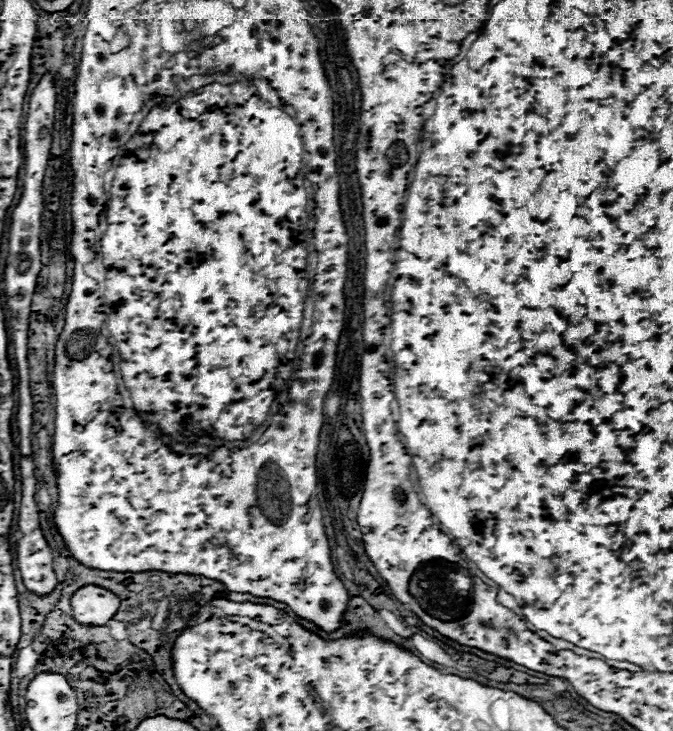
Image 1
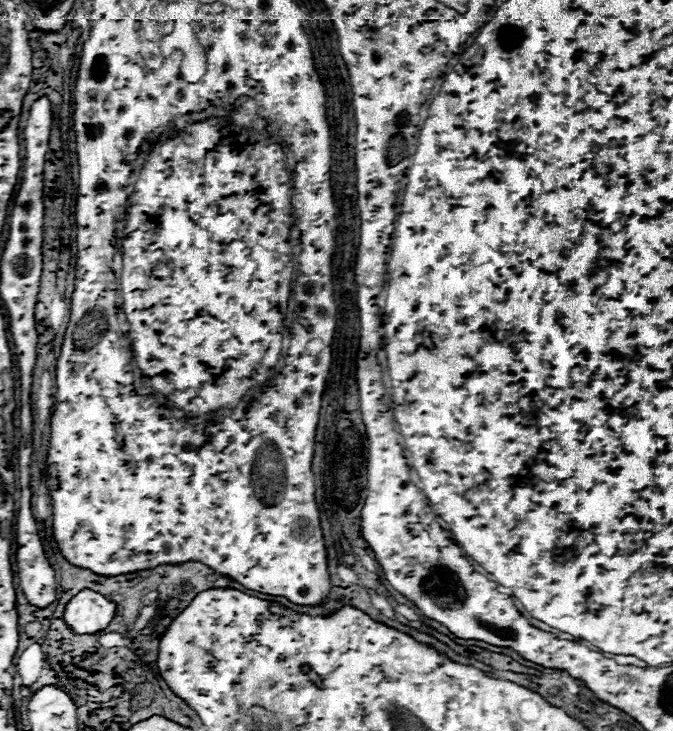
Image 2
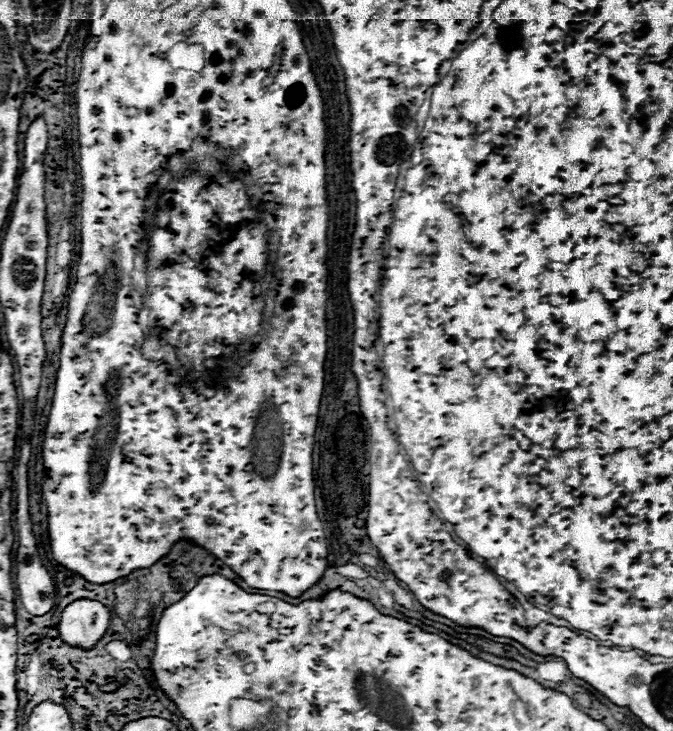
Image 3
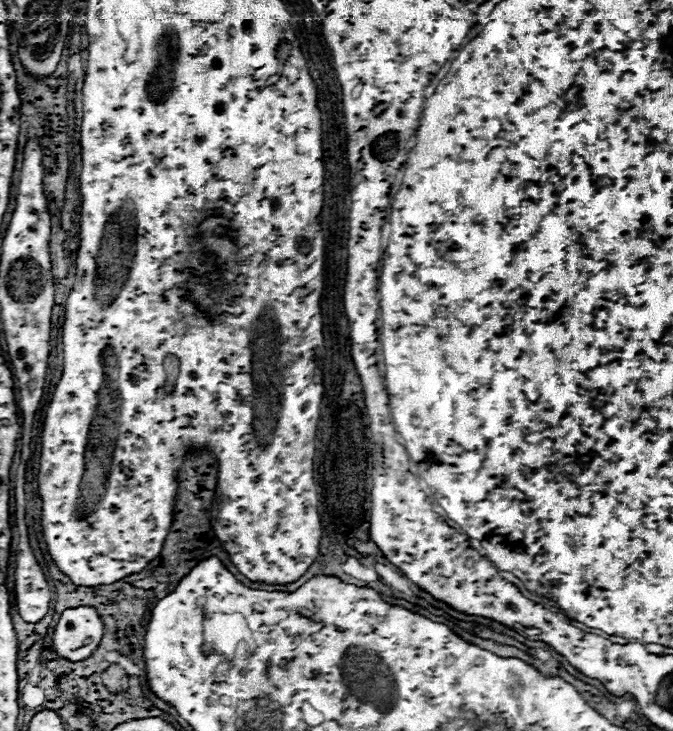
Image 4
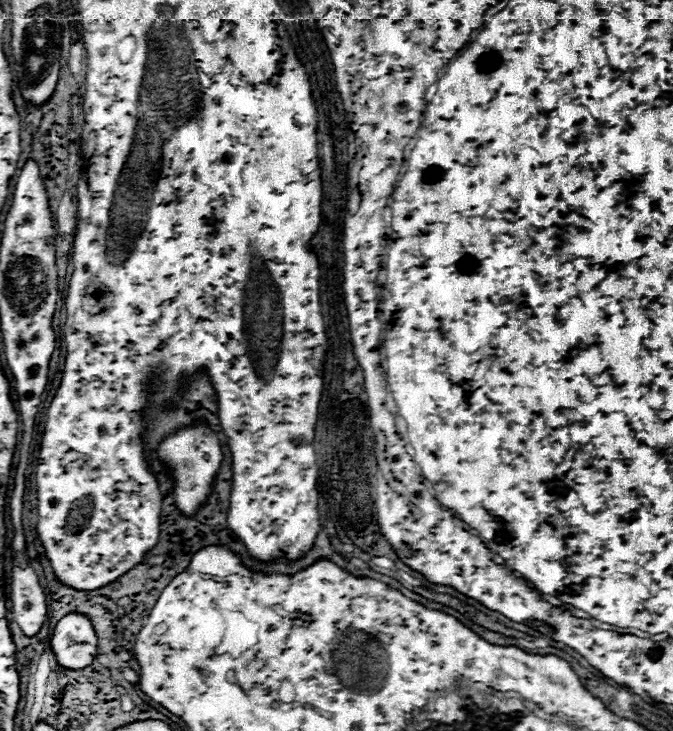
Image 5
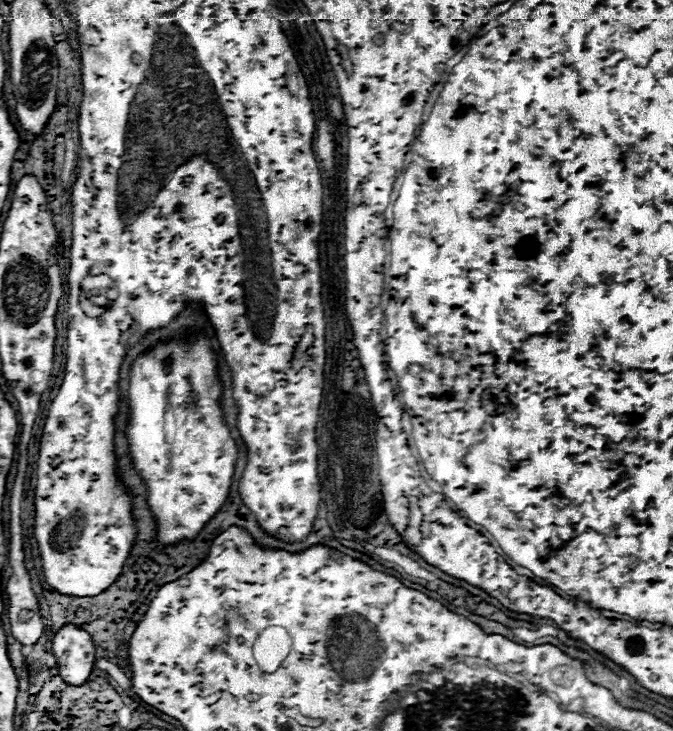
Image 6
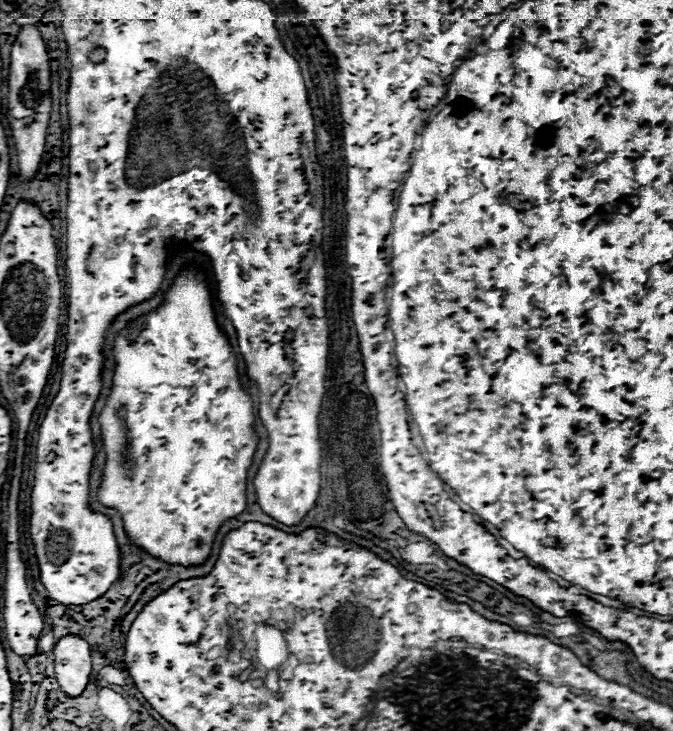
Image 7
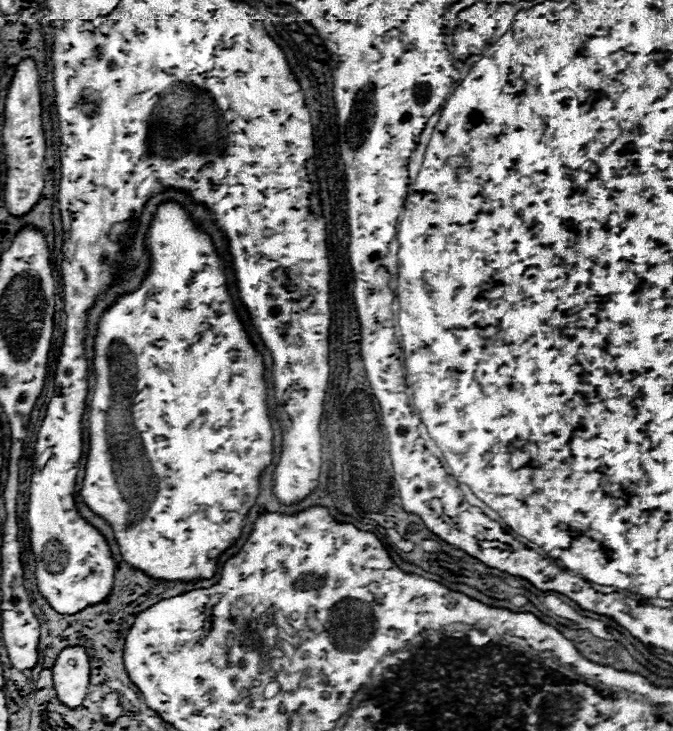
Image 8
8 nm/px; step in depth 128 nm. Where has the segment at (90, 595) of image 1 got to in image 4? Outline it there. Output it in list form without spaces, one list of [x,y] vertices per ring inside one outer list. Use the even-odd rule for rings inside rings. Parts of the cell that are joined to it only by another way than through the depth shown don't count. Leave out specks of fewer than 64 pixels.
[[[78,606],[62,612],[54,636],[52,648],[58,656],[80,662],[92,656],[104,634],[104,624],[94,608]]]

